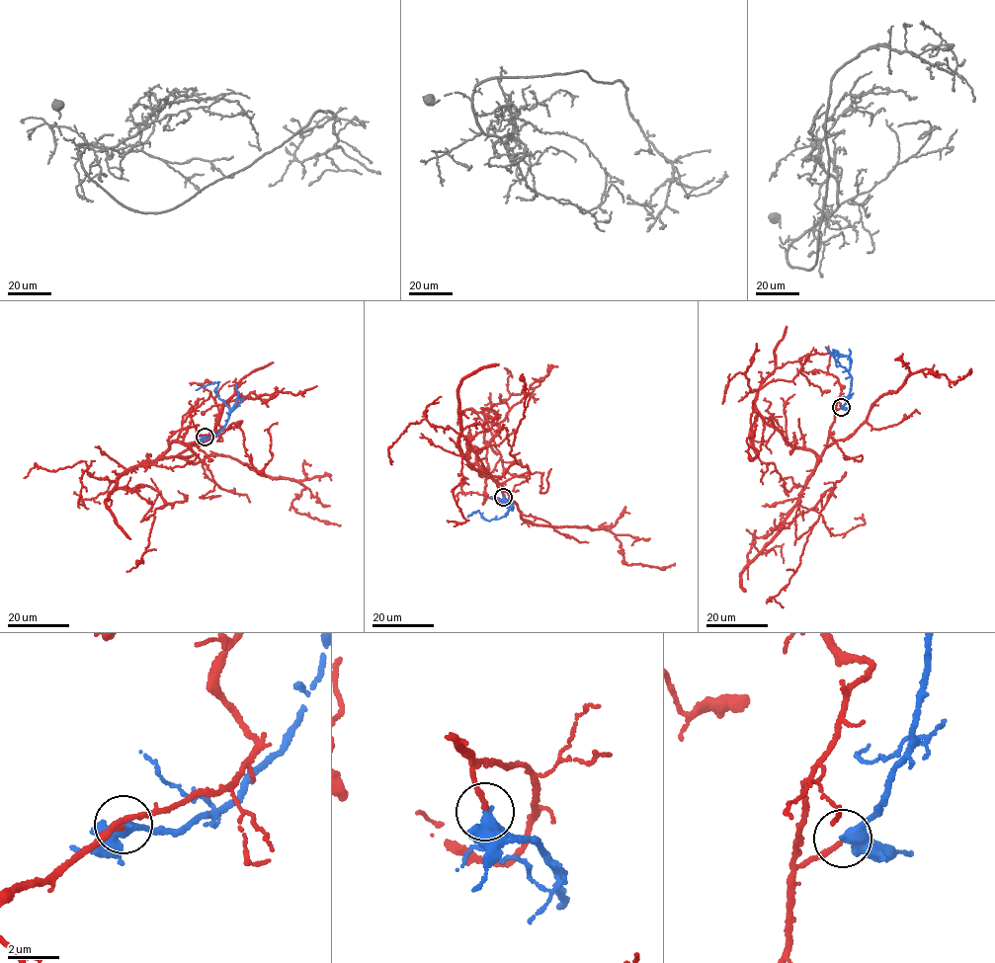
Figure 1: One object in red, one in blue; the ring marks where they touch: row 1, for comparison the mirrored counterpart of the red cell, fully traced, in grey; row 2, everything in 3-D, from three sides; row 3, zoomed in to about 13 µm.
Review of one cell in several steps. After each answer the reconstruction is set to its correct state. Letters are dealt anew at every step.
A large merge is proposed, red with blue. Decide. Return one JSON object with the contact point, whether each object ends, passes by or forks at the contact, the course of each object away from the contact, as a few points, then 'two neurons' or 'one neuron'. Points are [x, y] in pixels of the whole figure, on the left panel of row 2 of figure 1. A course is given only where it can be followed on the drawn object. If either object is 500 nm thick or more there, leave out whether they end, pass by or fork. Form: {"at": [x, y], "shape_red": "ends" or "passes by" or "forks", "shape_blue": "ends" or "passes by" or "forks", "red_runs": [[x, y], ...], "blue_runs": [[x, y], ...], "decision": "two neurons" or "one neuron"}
{"at": [205, 437], "shape_red": "ends", "shape_blue": "passes by", "red_runs": [[205, 437], [119, 478], [116, 488], [148, 486], [165, 505], [155, 511], [140, 563], [125, 571]], "blue_runs": [[205, 437], [211, 438], [223, 428], [229, 408], [217, 394], [217, 382], [196, 389]], "decision": "one neuron"}

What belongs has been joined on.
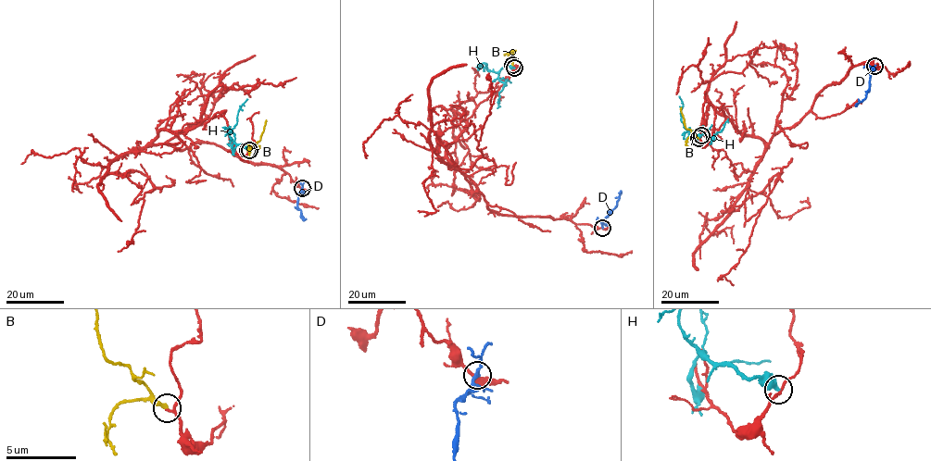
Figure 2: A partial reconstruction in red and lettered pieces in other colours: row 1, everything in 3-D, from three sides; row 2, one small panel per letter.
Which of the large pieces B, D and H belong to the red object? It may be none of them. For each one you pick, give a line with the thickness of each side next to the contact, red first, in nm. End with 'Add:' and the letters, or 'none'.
B: calibres 160 and 320 nm
Add: B

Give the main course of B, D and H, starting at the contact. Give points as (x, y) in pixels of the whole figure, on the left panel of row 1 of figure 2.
B: (248, 151), (260, 140), (266, 119)
D: (302, 188), (297, 194), (297, 207), (304, 219)
H: (249, 150), (234, 143), (229, 132), (237, 120), (238, 110), (247, 99)

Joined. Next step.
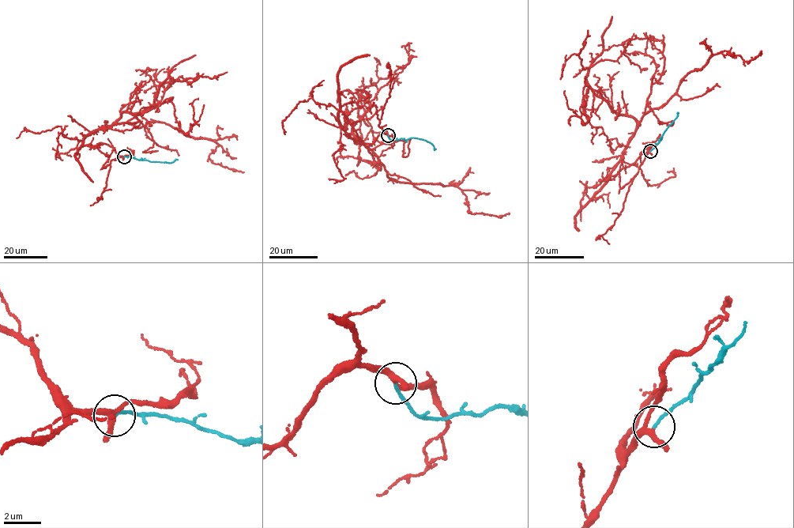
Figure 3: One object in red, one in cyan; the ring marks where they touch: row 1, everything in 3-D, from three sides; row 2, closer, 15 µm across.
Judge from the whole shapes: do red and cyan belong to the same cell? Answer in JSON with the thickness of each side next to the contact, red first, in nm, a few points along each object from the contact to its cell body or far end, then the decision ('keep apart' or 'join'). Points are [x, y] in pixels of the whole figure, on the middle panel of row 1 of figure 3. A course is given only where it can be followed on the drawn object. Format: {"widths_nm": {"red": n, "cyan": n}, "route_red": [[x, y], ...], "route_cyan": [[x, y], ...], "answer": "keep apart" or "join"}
{"widths_nm": {"red": 240, "cyan": 140}, "route_red": [[387, 135], [363, 142], [337, 112], [342, 127], [373, 151], [389, 177], [457, 186], [471, 213], [509, 213]], "route_cyan": [[387, 135], [394, 141], [412, 137], [425, 140], [436, 148]], "answer": "join"}

